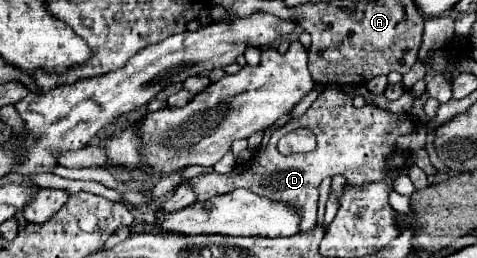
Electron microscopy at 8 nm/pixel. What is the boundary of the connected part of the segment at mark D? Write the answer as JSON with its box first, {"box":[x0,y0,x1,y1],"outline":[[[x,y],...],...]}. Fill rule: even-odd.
{"box":[190,84,416,232],"outline":[[[328,84],[302,118],[272,132],[266,150],[262,150],[256,158],[236,164],[234,170],[228,174],[212,172],[196,176],[190,180],[190,184],[198,200],[208,200],[216,194],[228,194],[236,188],[246,188],[254,194],[278,202],[292,202],[292,206],[300,206],[300,232],[308,232],[314,228],[314,206],[318,204],[318,186],[324,178],[344,176],[348,186],[380,182],[388,176],[388,160],[406,154],[406,150],[398,148],[396,140],[400,136],[412,134],[414,130],[416,124],[410,120],[408,114],[394,114],[374,104],[366,104],[358,110],[352,106],[350,94],[346,94],[336,84]],[[296,128],[310,128],[316,134],[316,150],[306,154],[282,156],[276,150],[276,142]]]}

